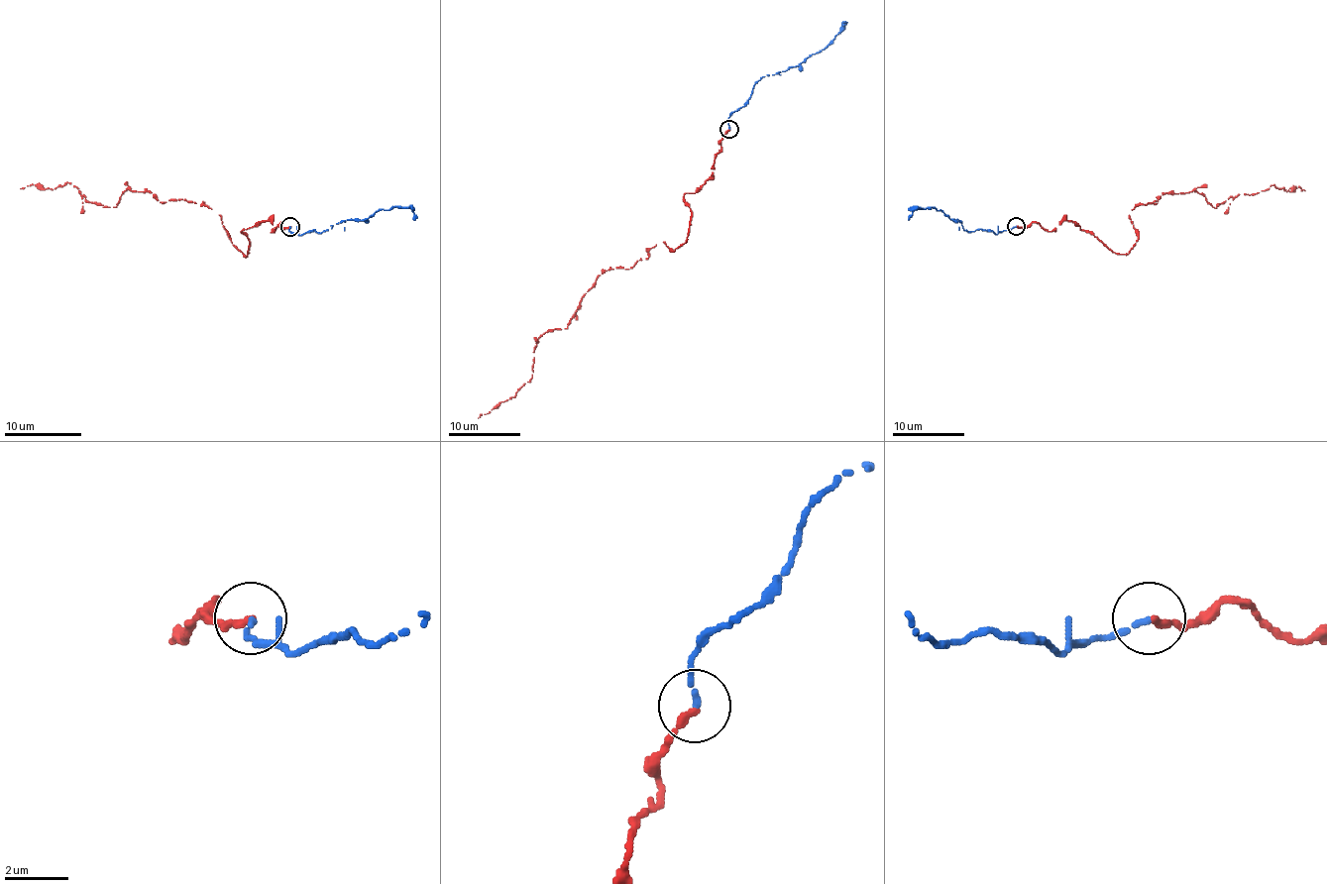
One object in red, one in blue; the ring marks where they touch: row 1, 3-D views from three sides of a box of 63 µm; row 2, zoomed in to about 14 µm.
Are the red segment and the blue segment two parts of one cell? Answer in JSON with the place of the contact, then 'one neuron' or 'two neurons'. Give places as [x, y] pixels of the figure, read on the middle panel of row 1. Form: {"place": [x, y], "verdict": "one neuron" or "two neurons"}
{"place": [728, 129], "verdict": "one neuron"}

